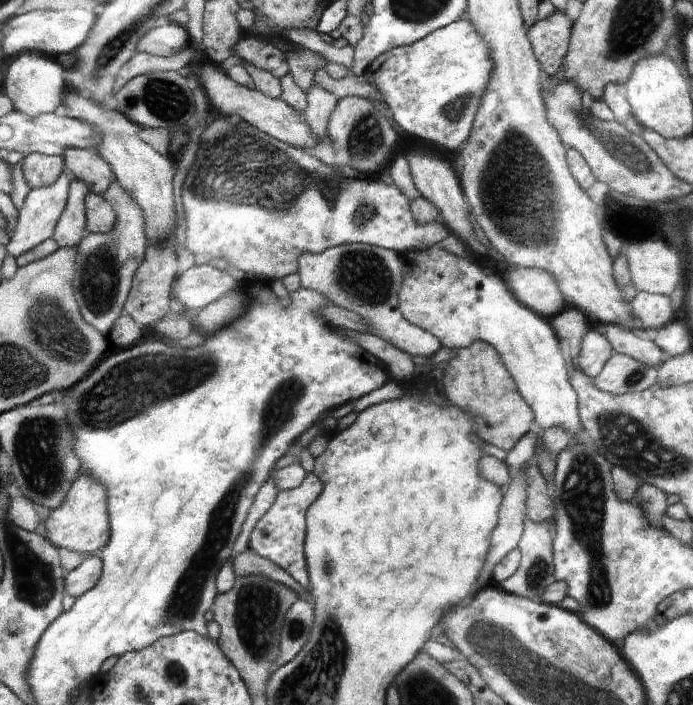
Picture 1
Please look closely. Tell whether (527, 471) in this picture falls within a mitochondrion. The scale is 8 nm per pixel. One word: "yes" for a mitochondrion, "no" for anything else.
no

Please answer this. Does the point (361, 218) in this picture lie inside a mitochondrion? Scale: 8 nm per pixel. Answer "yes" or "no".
yes

